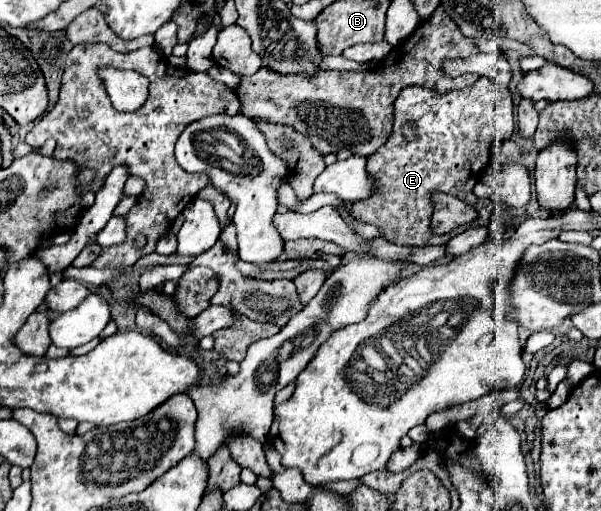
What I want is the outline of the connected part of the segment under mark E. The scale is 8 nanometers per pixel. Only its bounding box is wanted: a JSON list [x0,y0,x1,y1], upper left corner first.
[351,77,514,245]

